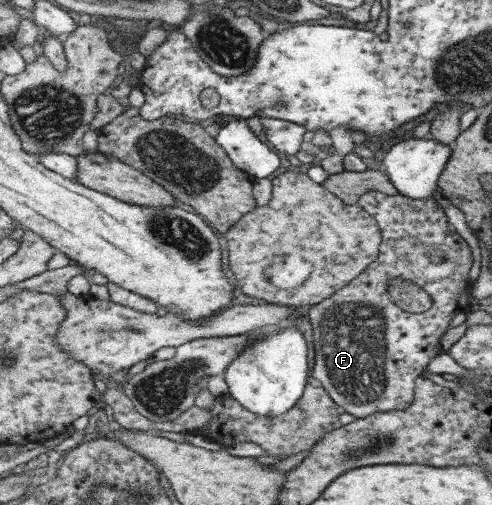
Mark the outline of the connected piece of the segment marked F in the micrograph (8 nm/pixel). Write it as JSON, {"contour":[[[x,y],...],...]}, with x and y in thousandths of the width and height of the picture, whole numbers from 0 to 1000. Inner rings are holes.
{"contour":[[[752,376],[730,392],[728,402],[764,430],[776,457],[772,509],[705,568],[652,602],[632,606],[626,624],[642,705],[632,745],[657,762],[697,814],[736,830],[772,816],[819,814],[837,802],[848,784],[846,750],[862,743],[862,729],[870,729],[870,717],[882,705],[902,705],[902,665],[919,657],[927,626],[951,614],[947,582],[961,562],[953,562],[949,552],[959,547],[967,507],[959,507],[959,483],[951,483],[951,475],[943,475],[943,467],[911,442],[900,412],[886,416],[880,392],[841,396],[813,384],[793,388]],[[799,550],[837,554],[868,576],[880,592],[876,610],[858,620],[833,620],[813,610],[789,576],[791,554]]]}

